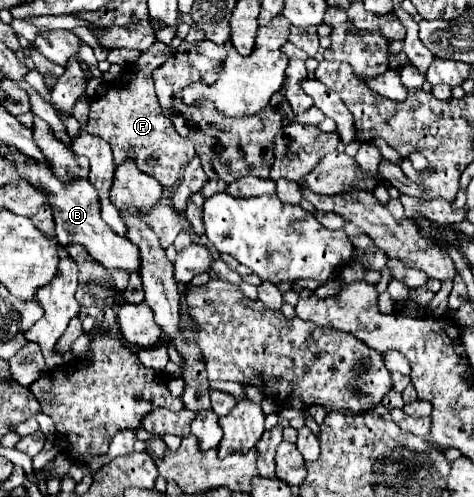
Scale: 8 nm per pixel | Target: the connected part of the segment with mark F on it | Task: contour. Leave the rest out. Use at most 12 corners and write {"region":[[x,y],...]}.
{"region":[[156,40],[92,100],[88,134],[116,164],[166,188],[196,156],[150,74],[178,48]]}

